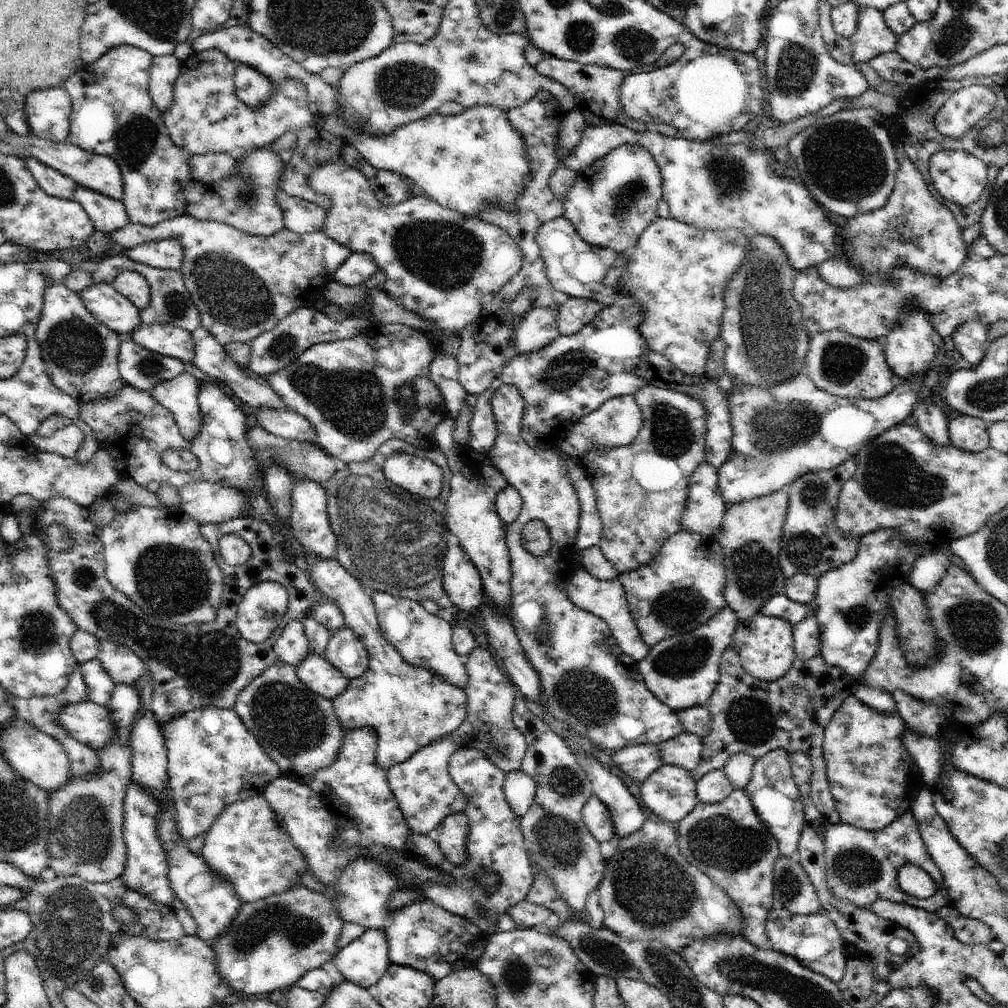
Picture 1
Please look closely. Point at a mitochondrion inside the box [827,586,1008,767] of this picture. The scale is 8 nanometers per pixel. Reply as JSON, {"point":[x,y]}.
{"point":[973,625]}

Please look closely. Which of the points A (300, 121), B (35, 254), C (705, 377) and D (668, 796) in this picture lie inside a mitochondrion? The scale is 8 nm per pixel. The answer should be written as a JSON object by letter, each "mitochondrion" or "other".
{"A":"other","B":"other","C":"other","D":"other"}

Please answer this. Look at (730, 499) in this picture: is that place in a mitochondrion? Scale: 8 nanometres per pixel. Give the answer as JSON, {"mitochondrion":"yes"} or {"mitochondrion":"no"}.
{"mitochondrion":"no"}

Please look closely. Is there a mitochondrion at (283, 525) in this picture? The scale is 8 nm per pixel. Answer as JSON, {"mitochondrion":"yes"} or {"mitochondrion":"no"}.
{"mitochondrion":"no"}

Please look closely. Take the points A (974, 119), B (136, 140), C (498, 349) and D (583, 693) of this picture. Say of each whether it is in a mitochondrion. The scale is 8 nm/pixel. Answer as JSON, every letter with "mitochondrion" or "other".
{"A":"other","B":"mitochondrion","C":"other","D":"mitochondrion"}

